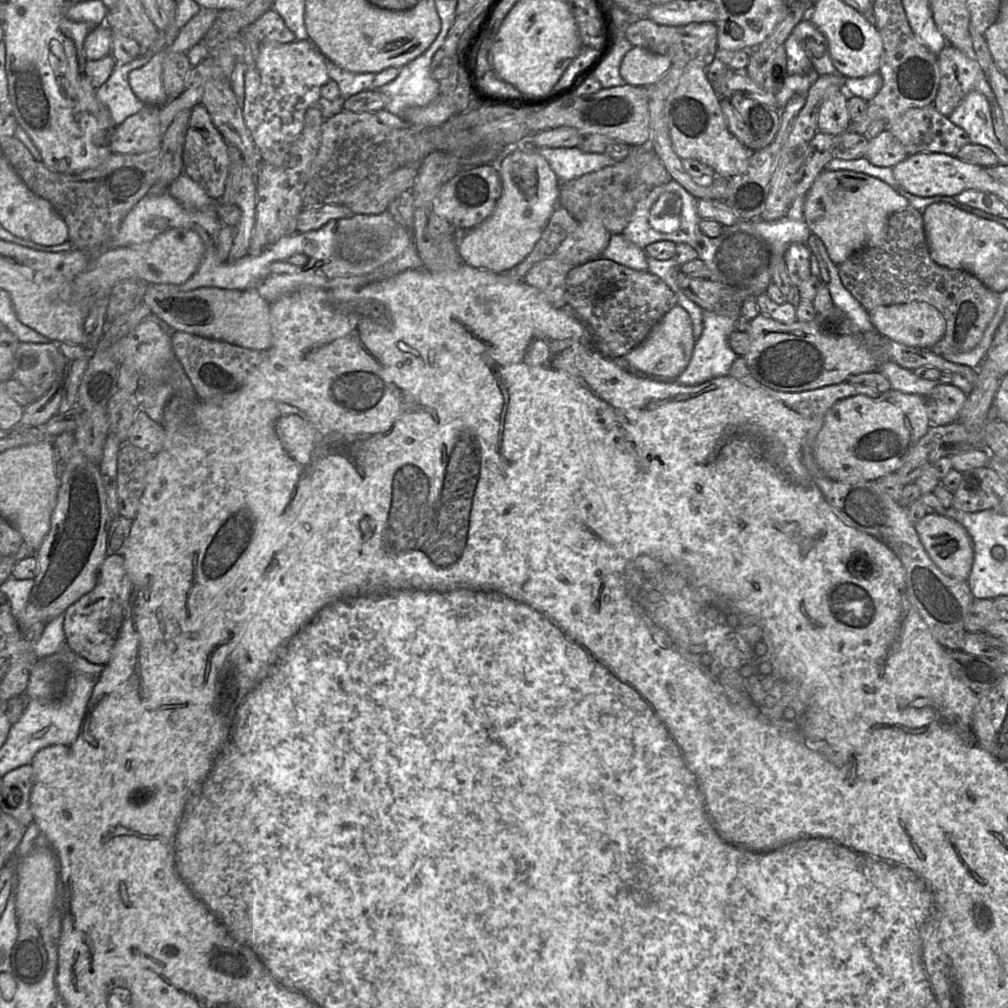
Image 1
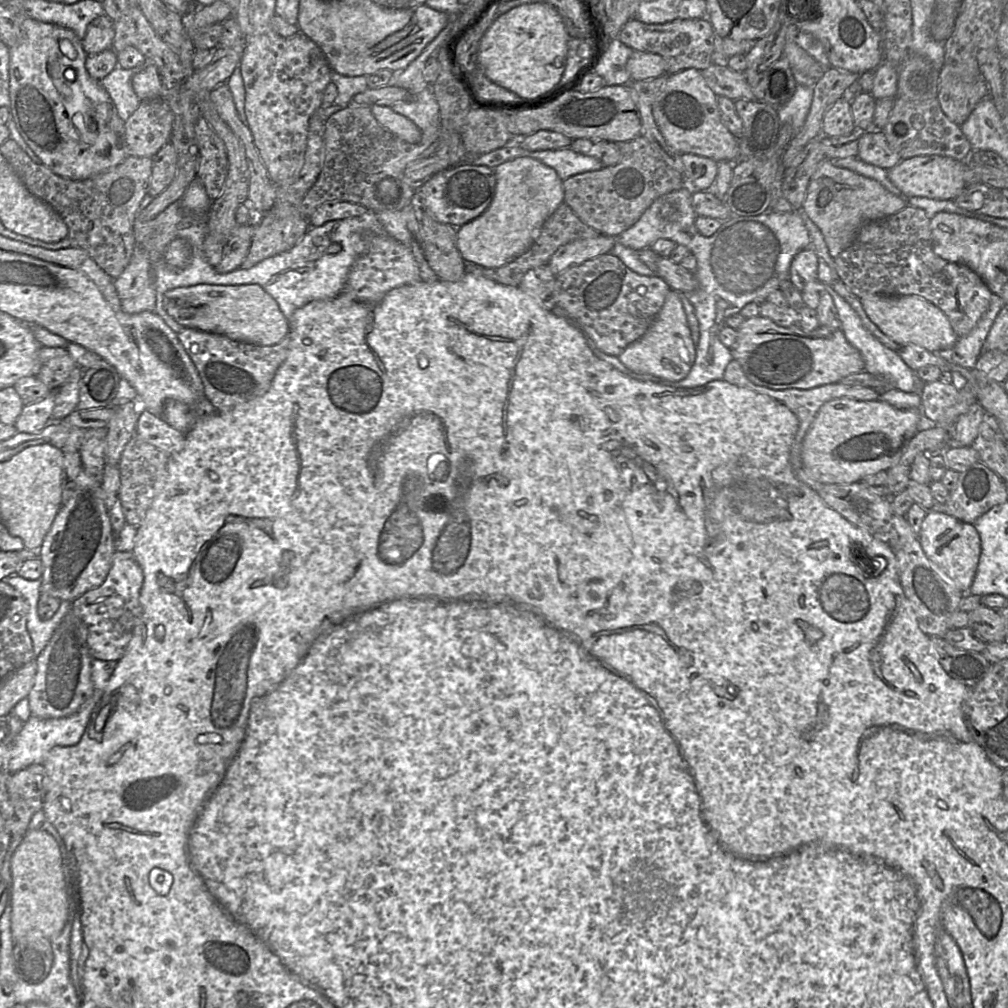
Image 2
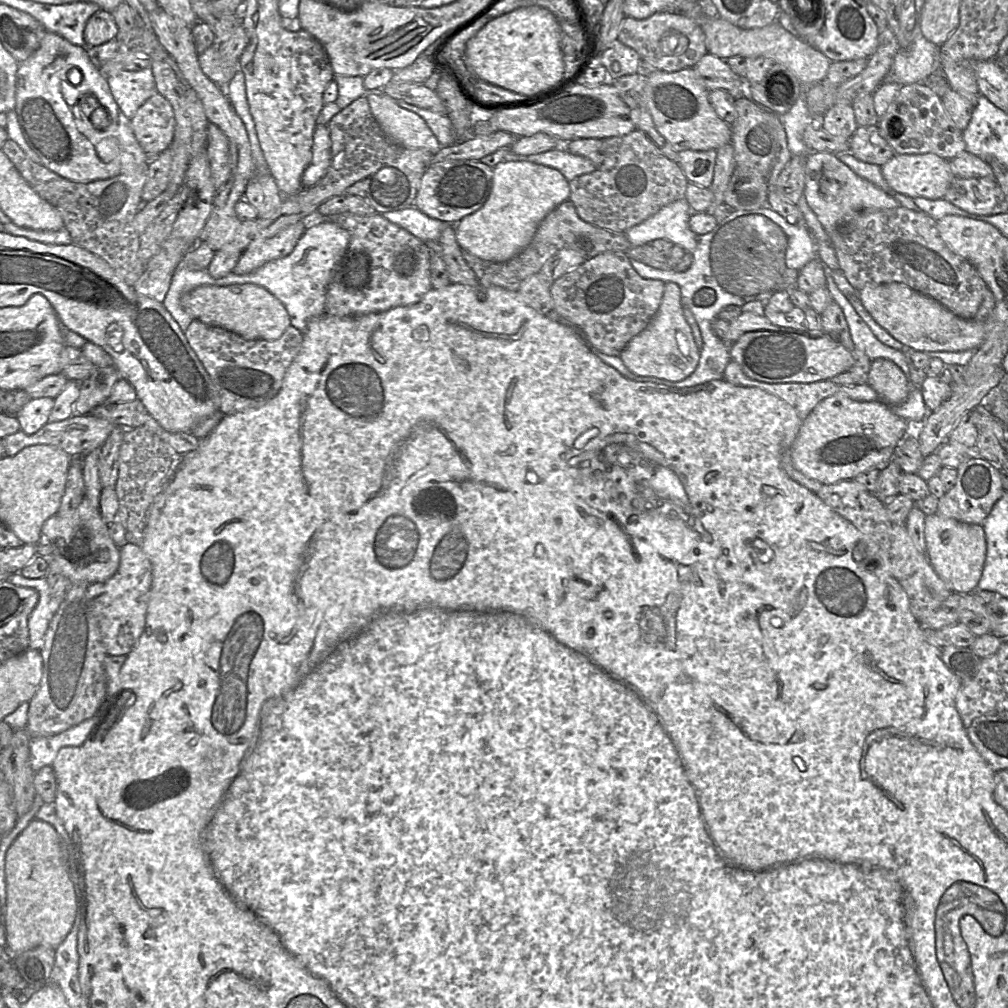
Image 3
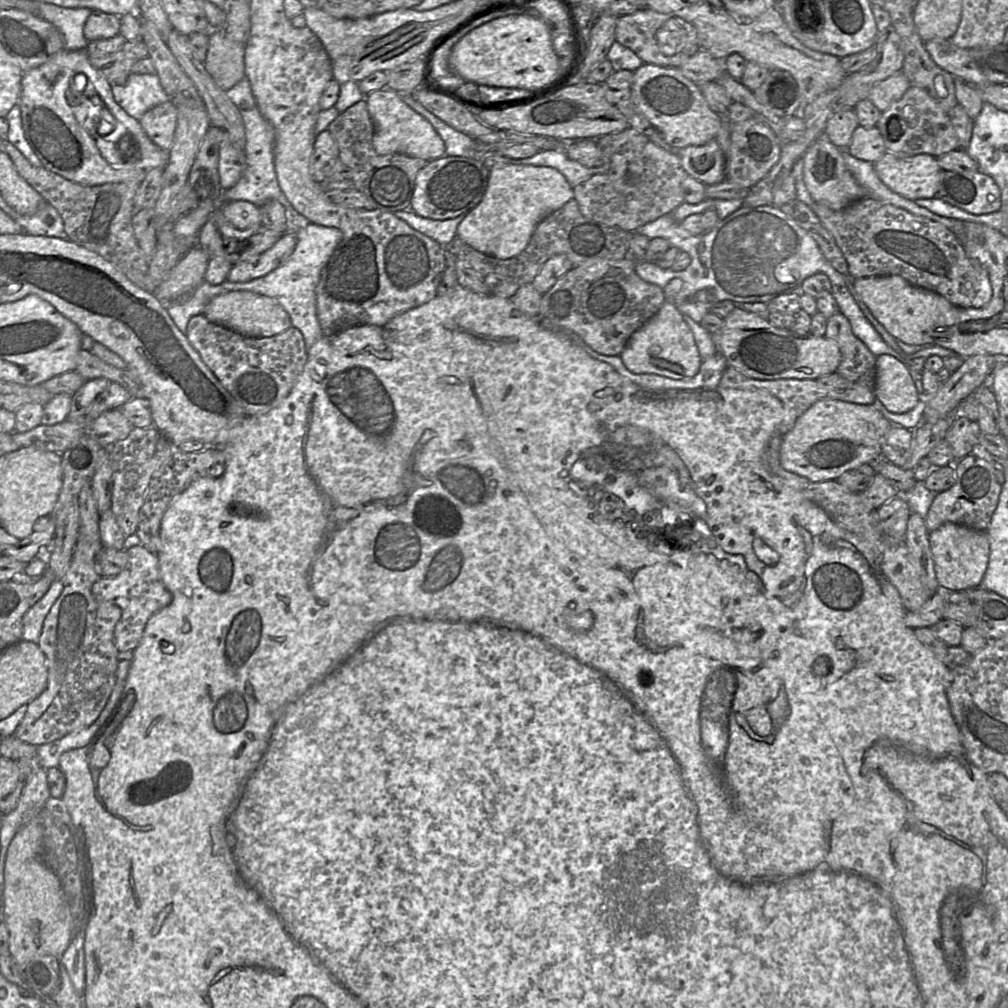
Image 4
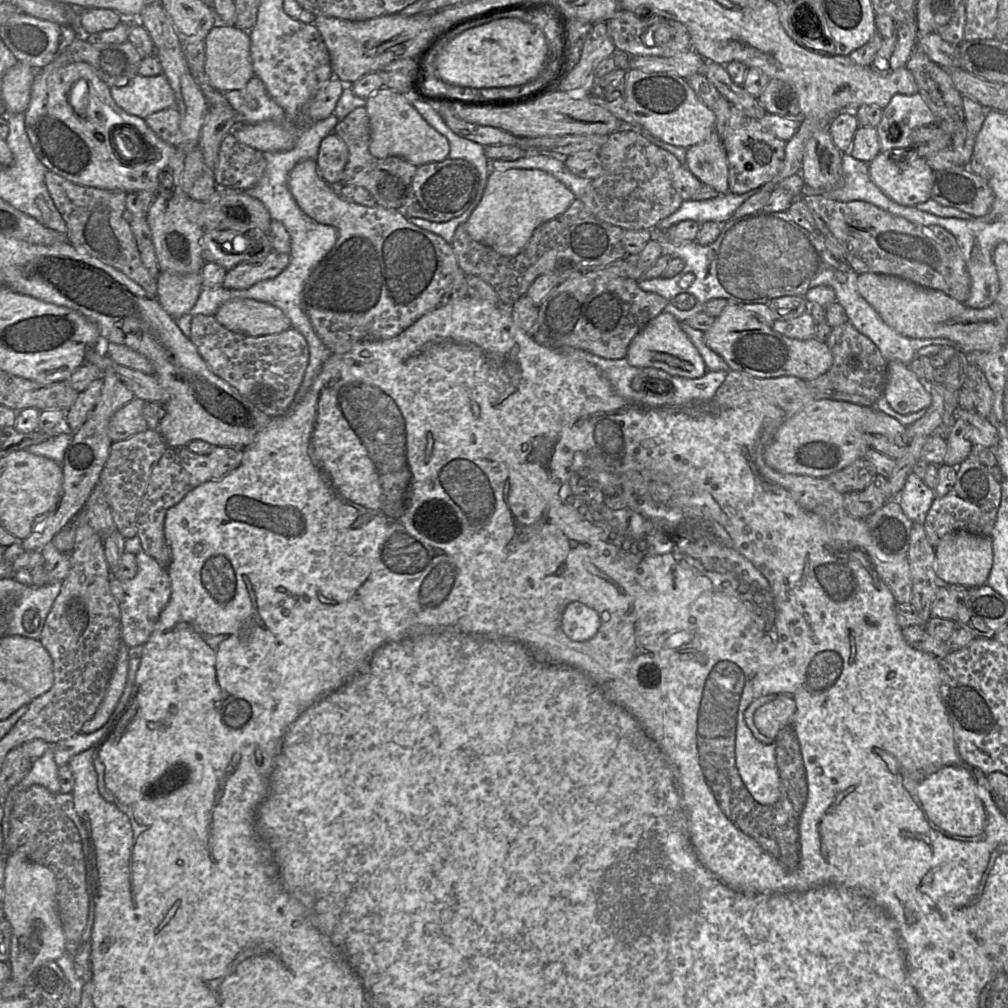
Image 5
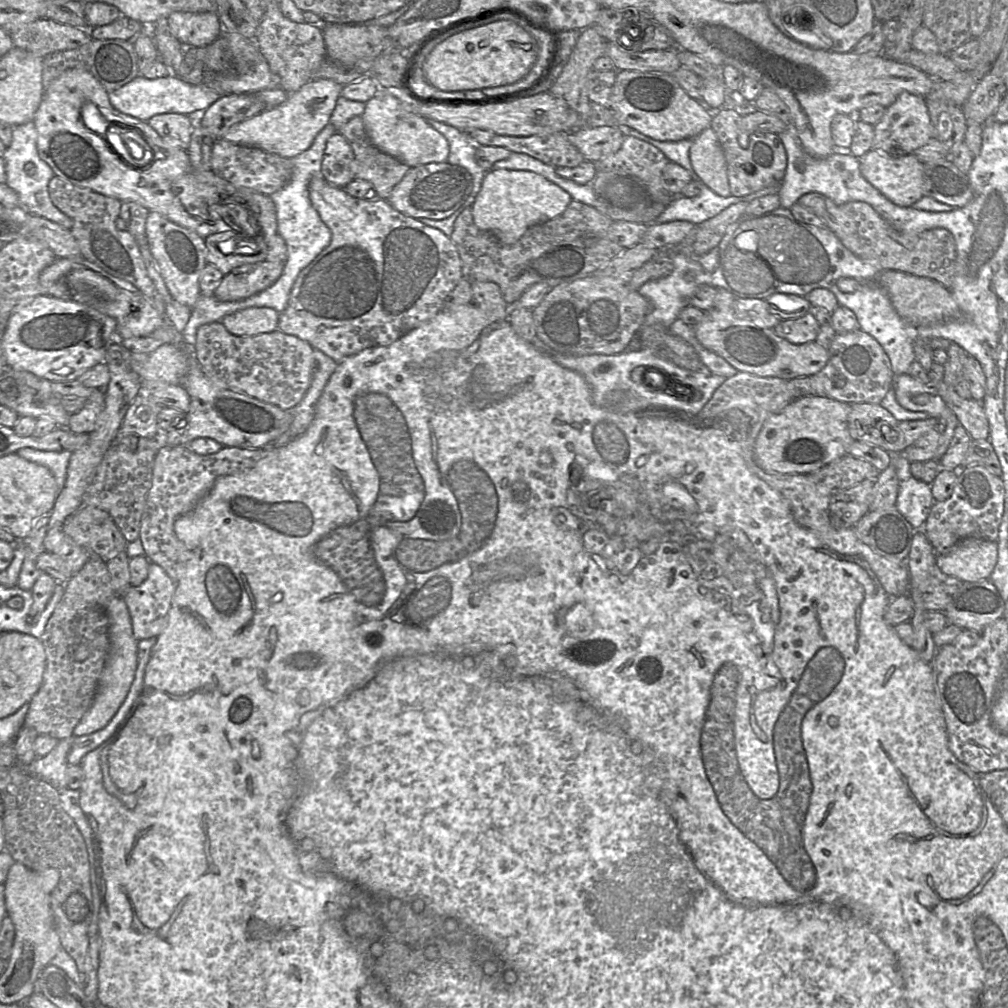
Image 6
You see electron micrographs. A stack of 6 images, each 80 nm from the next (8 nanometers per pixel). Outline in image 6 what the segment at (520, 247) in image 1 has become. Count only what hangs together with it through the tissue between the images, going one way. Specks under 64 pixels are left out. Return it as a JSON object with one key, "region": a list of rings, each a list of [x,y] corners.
{"region":[[[490,170],[472,205],[473,221],[480,230],[494,234],[503,244],[512,245],[528,228],[561,215],[572,200],[567,191],[535,172]]]}

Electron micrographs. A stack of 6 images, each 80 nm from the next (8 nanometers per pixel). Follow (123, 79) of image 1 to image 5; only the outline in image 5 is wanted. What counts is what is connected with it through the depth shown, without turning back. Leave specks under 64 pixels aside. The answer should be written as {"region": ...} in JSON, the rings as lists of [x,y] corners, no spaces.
{"region":[[[164,74],[145,77],[136,75],[120,87],[110,87],[111,97],[118,107],[129,115],[145,119],[149,115],[170,107],[175,107],[174,92]]]}

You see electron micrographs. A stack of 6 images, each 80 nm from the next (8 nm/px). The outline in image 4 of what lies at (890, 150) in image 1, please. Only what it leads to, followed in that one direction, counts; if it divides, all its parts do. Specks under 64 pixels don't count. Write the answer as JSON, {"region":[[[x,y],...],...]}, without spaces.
{"region":[[[860,125],[854,130],[847,151],[855,158],[873,164],[888,152],[876,126],[863,127]]]}

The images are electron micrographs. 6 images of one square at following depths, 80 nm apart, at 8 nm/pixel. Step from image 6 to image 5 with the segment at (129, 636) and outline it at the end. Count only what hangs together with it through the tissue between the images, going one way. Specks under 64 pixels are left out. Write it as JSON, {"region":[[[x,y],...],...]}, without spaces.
{"region":[[[120,638],[120,650],[106,688],[105,696],[94,716],[82,725],[81,733],[89,734],[100,729],[114,712],[127,682],[129,669],[128,649],[129,647],[126,646]]]}

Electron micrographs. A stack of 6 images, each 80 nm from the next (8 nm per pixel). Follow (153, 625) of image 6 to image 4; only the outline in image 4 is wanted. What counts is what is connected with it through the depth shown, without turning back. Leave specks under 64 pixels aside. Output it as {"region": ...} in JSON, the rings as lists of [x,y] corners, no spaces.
{"region":[[[143,545],[132,546],[125,551],[128,554],[126,568],[114,577],[100,578],[92,586],[95,598],[111,602],[121,609],[121,618],[114,629],[114,642],[119,652],[134,650],[142,639],[149,618],[172,600],[160,578],[157,555]]]}

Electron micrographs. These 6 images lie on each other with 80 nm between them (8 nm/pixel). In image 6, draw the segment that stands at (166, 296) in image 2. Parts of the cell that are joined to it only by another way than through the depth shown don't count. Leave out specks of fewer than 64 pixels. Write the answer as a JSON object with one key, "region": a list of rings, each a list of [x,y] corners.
{"region":[[[249,307],[226,315],[221,323],[233,335],[255,336],[277,330],[279,314],[268,307]]]}

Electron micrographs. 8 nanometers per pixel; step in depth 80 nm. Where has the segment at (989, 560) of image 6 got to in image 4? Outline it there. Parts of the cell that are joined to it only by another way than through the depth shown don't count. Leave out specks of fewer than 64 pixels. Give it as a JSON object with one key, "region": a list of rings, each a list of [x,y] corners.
{"region":[[[944,523],[928,535],[939,589],[961,591],[979,587],[985,575],[990,544],[987,531],[977,531],[955,523]]]}

